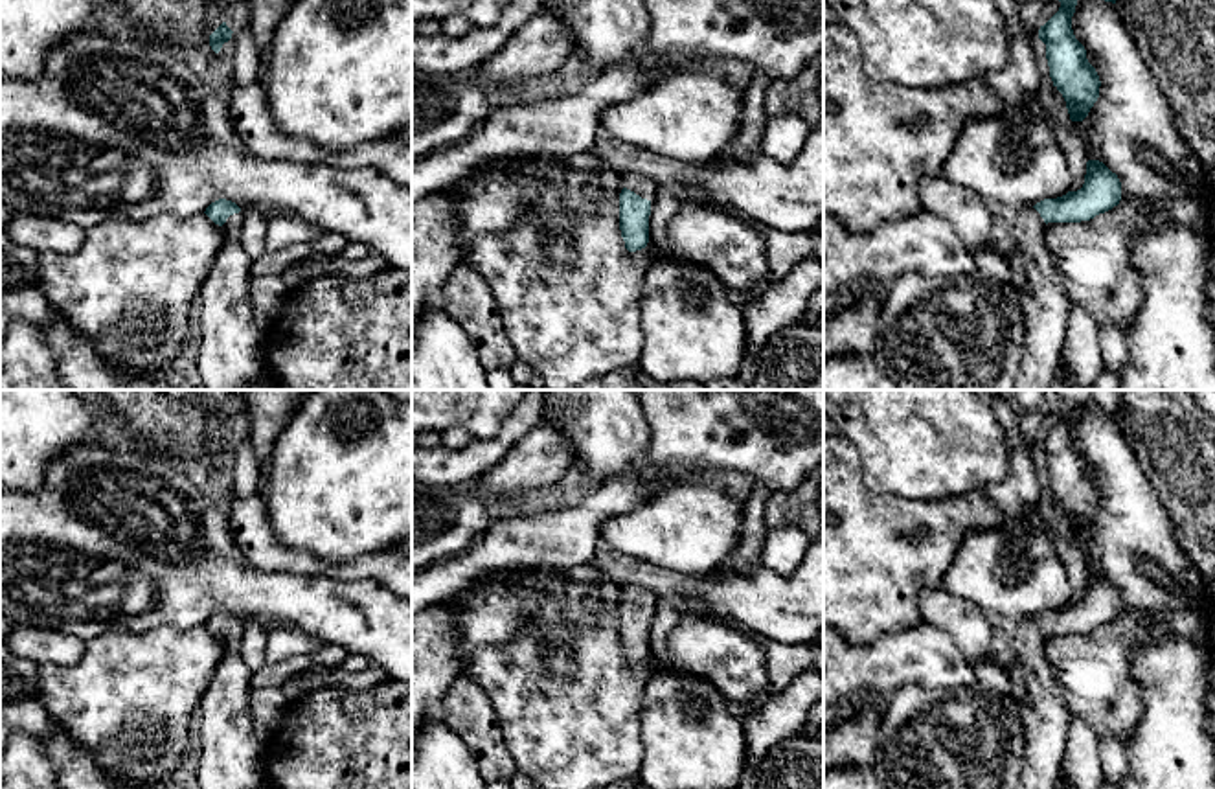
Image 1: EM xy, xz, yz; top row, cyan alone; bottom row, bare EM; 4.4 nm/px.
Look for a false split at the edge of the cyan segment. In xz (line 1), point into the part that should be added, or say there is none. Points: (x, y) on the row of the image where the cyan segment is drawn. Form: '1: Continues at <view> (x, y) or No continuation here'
1: Continues at xz (640, 184)

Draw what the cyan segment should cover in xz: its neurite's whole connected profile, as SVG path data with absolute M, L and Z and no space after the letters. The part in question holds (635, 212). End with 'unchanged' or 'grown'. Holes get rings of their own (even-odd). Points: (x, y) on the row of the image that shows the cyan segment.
M638 171L619 173L623 189L619 193L619 230L629 252L636 252L649 243L651 199L656 182Z; grown

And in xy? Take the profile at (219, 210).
M226 199L204 212L224 230L224 245L200 291L199 373L204 390L244 390L265 362L267 331L255 324L248 298L252 259L239 239L239 212Z; grown

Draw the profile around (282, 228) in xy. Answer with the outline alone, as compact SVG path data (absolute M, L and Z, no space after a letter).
M268 213L267 250L274 252L294 243L311 243L324 235L324 228L290 213Z

